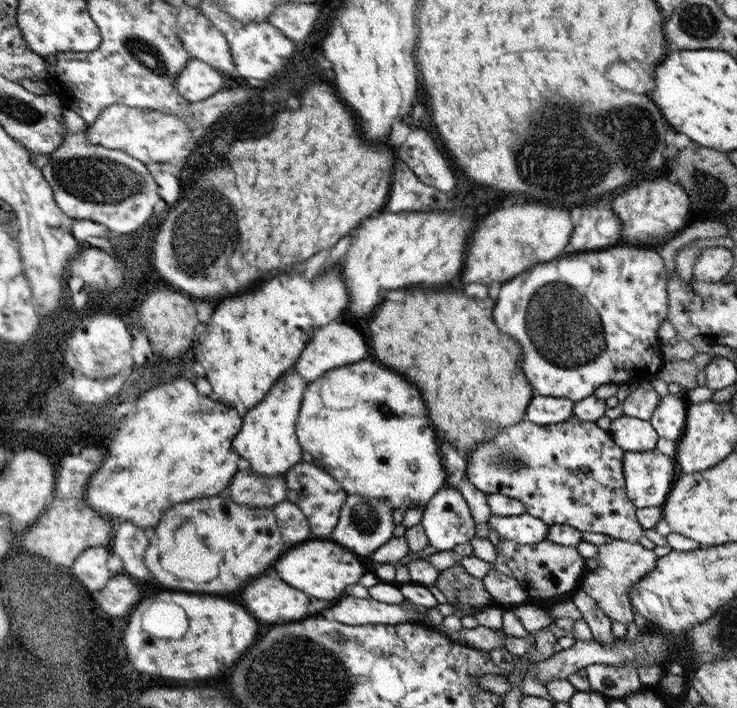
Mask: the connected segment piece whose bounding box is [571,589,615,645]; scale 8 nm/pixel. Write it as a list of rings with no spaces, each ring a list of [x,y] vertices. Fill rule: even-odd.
[[[575,589],[571,593],[573,595],[572,602],[580,612],[585,624],[589,627],[592,638],[600,643],[614,645],[615,638],[611,635],[610,620],[597,606],[597,603],[581,589]]]

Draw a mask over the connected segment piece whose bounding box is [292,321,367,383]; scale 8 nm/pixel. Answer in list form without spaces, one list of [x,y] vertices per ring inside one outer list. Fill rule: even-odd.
[[[331,321],[315,330],[312,337],[301,349],[301,353],[294,362],[292,369],[308,383],[335,367],[363,360],[365,354],[367,354],[367,346],[365,346],[363,338],[357,334],[357,330],[353,330],[353,328],[349,328],[341,322]]]

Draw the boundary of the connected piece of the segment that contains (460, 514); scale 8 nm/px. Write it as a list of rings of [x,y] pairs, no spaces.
[[[441,487],[431,495],[426,507],[423,507],[419,525],[423,528],[429,545],[437,551],[451,551],[453,546],[469,542],[475,536],[475,522],[470,516],[470,510],[465,499],[456,488]]]

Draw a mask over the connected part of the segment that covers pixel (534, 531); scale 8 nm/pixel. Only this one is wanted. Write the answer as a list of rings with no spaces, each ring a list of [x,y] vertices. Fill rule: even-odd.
[[[526,513],[520,516],[489,516],[487,527],[495,530],[499,541],[513,541],[519,545],[547,541],[547,528],[549,528],[543,520]]]

